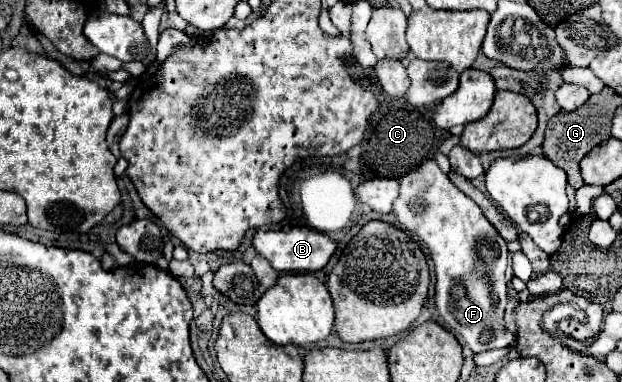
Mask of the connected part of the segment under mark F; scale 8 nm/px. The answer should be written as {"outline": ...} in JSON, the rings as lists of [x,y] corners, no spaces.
{"outline":[[[425,161],[415,171],[399,179],[399,197],[393,211],[415,241],[419,241],[435,263],[435,305],[439,315],[463,337],[473,353],[511,347],[515,333],[505,325],[503,313],[507,305],[507,243],[483,215],[481,207],[457,189],[435,161]]]}

